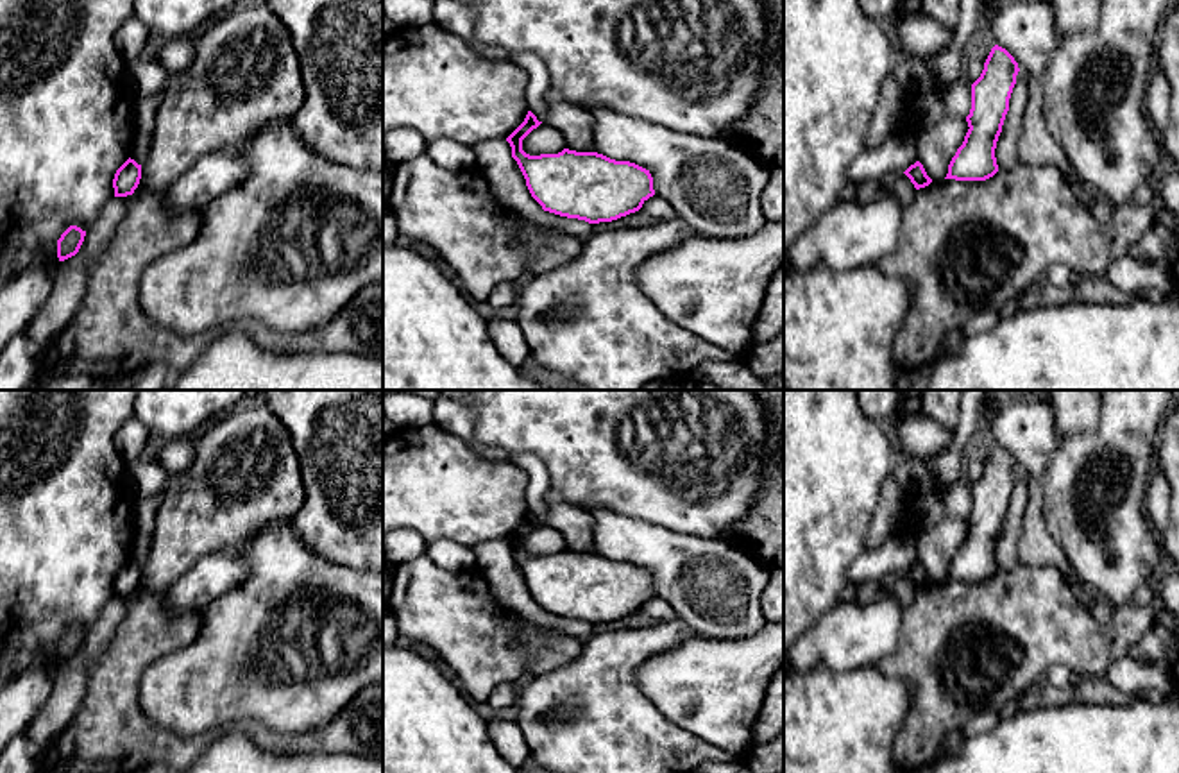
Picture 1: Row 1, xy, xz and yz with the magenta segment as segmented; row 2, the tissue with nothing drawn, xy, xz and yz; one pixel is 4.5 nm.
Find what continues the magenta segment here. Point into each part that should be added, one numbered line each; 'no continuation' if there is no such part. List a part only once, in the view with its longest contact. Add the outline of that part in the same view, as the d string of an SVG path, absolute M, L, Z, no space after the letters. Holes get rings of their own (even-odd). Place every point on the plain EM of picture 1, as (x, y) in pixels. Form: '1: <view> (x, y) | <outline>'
no continuation

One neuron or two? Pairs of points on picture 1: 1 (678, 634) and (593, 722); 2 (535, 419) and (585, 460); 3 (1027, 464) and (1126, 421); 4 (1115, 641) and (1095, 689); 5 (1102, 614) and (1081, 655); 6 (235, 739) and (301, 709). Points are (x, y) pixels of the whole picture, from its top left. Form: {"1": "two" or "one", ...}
{"1": "one", "2": "one", "3": "two", "4": "two", "5": "two", "6": "two"}

